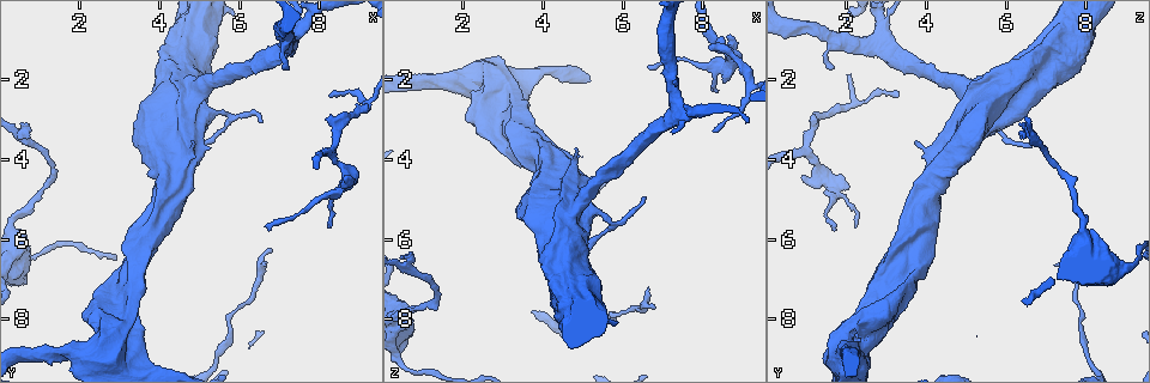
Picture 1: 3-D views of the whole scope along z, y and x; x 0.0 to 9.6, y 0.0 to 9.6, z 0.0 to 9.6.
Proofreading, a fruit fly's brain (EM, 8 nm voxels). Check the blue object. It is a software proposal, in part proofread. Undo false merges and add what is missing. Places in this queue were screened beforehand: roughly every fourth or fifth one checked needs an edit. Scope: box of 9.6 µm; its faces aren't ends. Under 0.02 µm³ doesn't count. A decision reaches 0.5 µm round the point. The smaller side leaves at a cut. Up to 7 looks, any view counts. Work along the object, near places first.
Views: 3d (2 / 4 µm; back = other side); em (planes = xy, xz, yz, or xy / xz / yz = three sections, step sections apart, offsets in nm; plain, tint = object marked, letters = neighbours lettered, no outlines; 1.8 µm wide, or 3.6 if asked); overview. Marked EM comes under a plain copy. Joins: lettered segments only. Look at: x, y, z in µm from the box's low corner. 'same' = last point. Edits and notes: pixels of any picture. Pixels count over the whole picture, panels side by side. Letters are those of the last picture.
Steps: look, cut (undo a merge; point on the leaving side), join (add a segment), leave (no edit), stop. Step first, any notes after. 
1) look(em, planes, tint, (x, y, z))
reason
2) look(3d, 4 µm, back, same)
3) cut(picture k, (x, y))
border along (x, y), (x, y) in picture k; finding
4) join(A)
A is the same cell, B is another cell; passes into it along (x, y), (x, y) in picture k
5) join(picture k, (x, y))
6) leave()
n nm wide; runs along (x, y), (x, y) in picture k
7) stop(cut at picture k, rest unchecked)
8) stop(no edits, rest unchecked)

look(em, 3.6 µm, xz, step 16, tint, (2.15, 8.95, 2.10))
sudden change in width

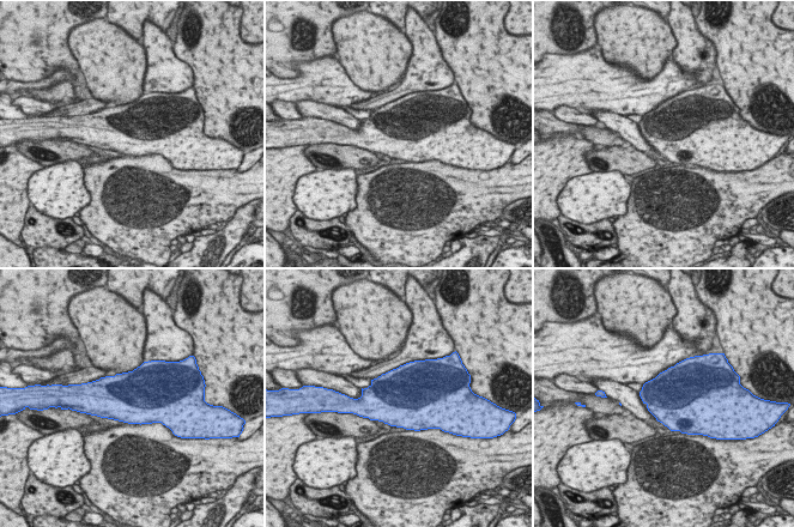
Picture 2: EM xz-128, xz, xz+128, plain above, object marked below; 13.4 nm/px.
look(em, 3.6 µm, planes, tint, same)
another direction

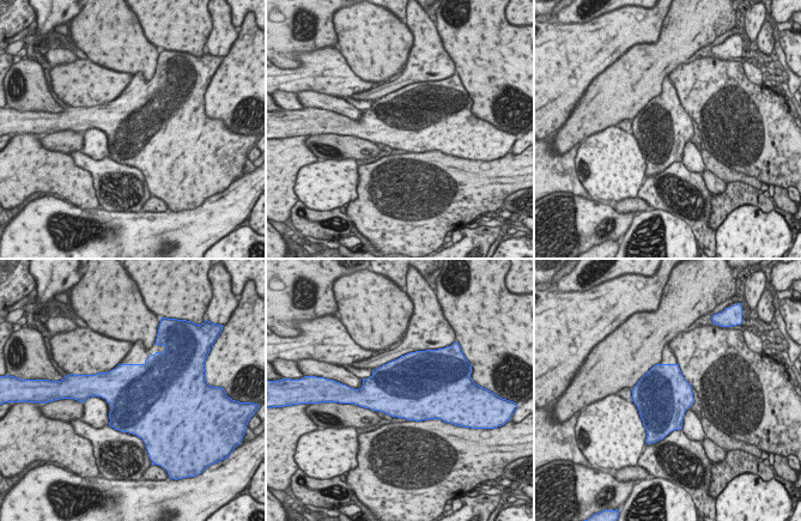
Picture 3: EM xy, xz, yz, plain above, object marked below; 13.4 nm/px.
look(em, 3.6 µm, planes, letters, same)
see the neighbours

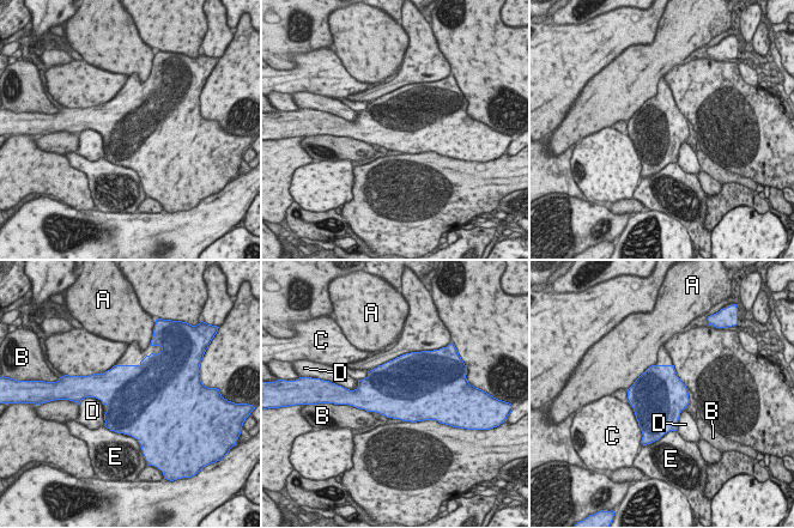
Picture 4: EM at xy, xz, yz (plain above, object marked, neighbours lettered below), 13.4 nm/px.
leave()
A, B, C, D and E are other cells; one cell here

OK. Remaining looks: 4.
look(em, planes, tint, (7.20, 1.65, 1.65))
free end

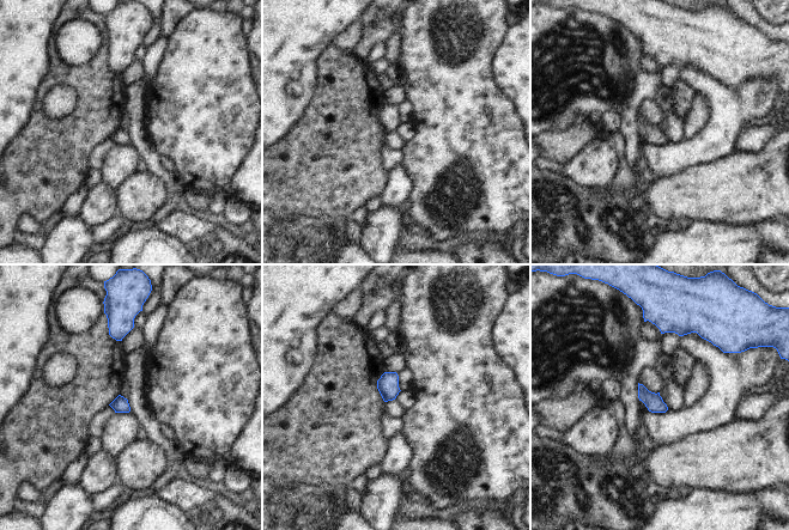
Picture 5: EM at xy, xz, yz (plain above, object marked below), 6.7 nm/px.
look(em, planes, letters, same)

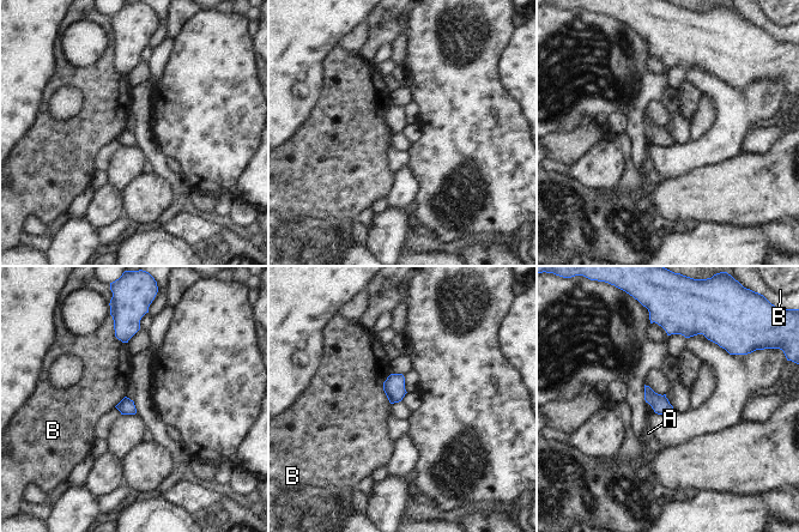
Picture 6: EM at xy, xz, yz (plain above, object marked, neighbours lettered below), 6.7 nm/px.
leave()
B touches over 200 nm; A and B are other cells; border along (391, 374), (383, 382), (389, 403) in picture 6; none of them fits

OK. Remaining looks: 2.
look(em, planes, letters, (8.55, 4.50, 0.90))
an open end

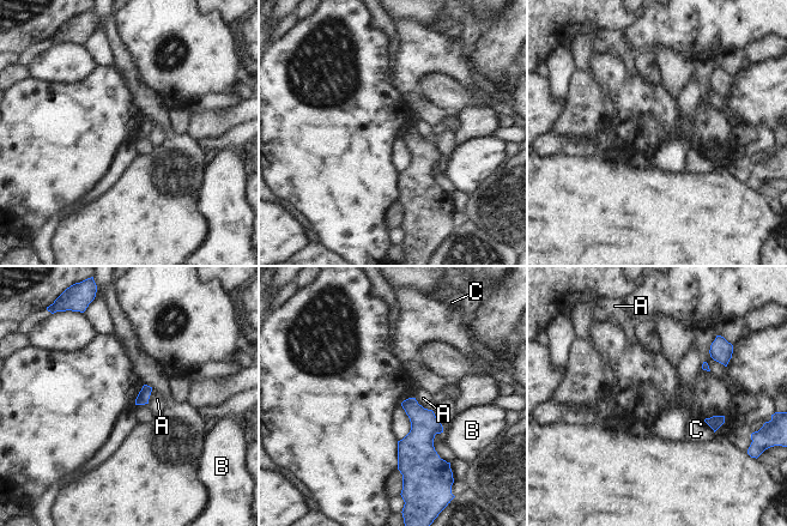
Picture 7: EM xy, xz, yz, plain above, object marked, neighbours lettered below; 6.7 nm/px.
leave()
A touches over 160 nm; A, B and C are other cells; none of them fits

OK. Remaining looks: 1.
stop(no edits, rest unchecked)

